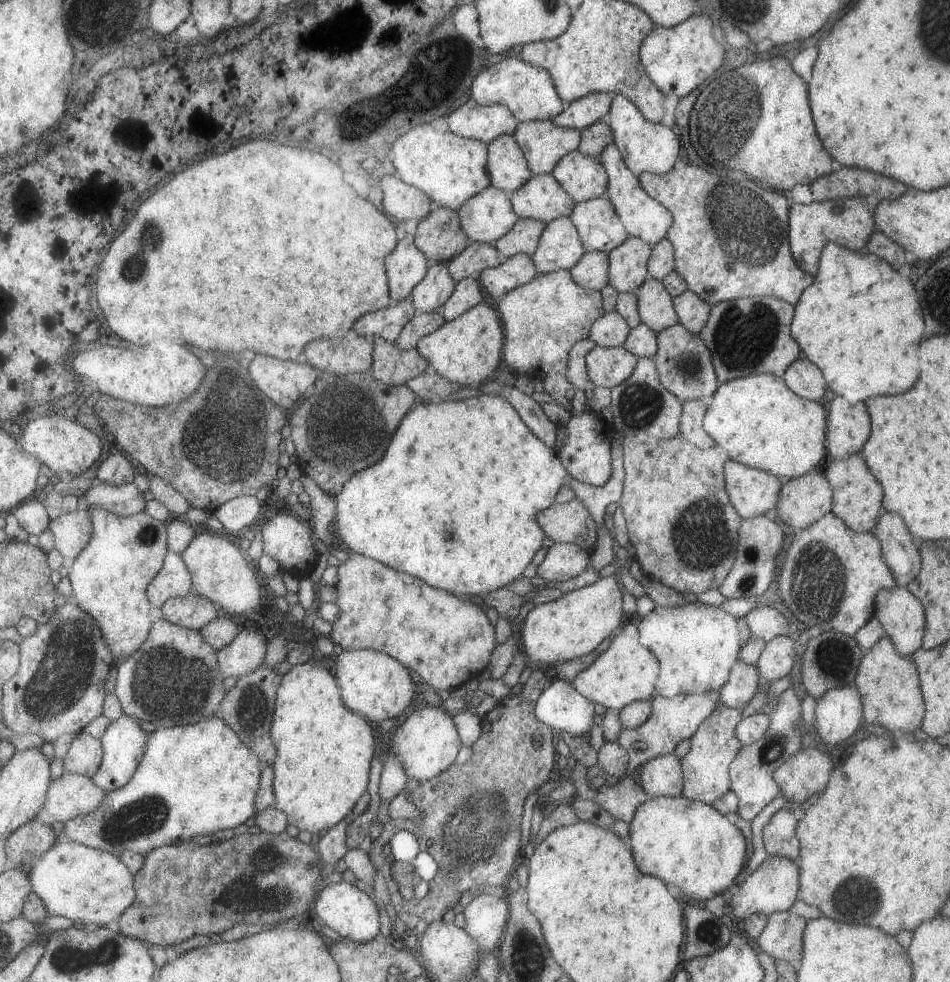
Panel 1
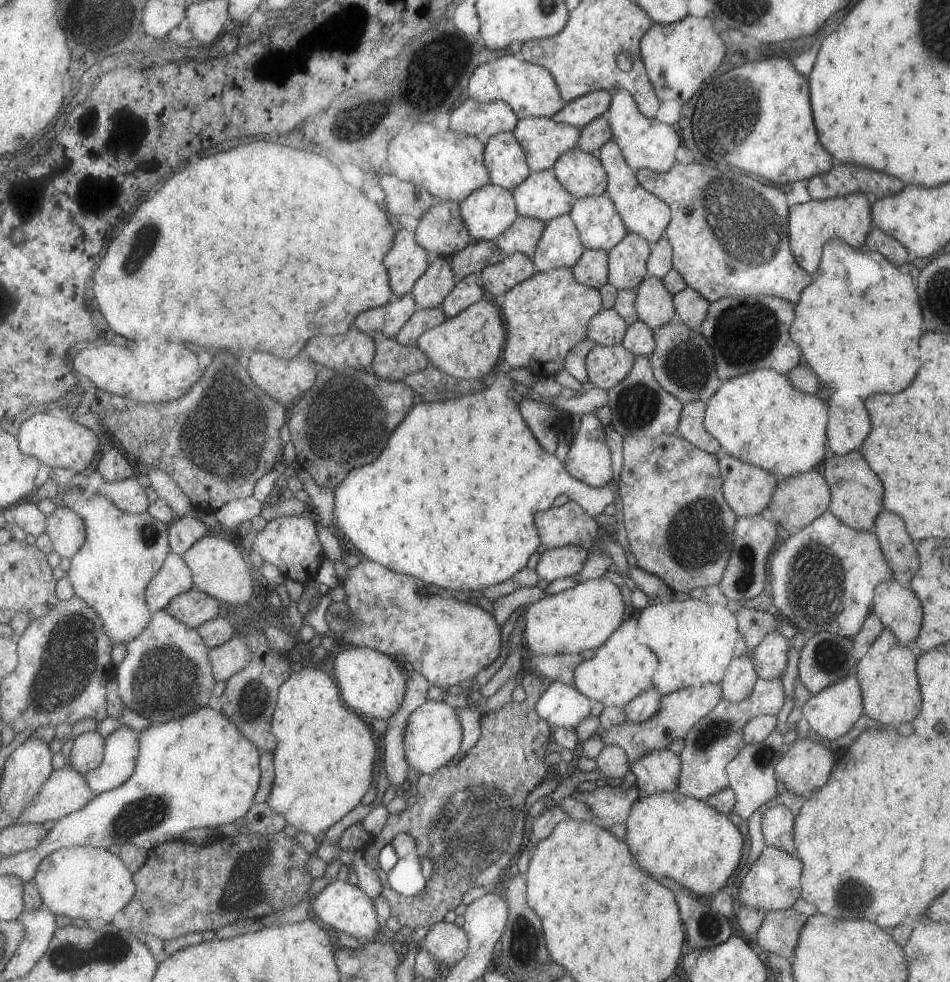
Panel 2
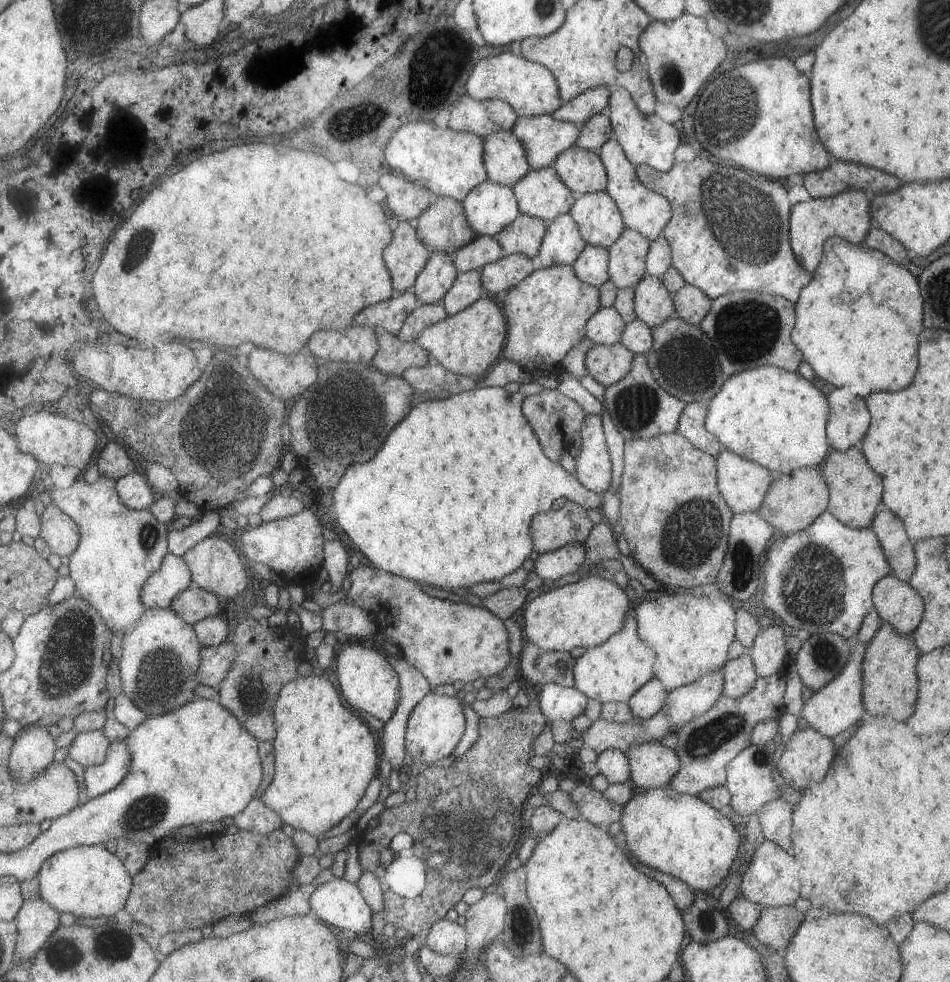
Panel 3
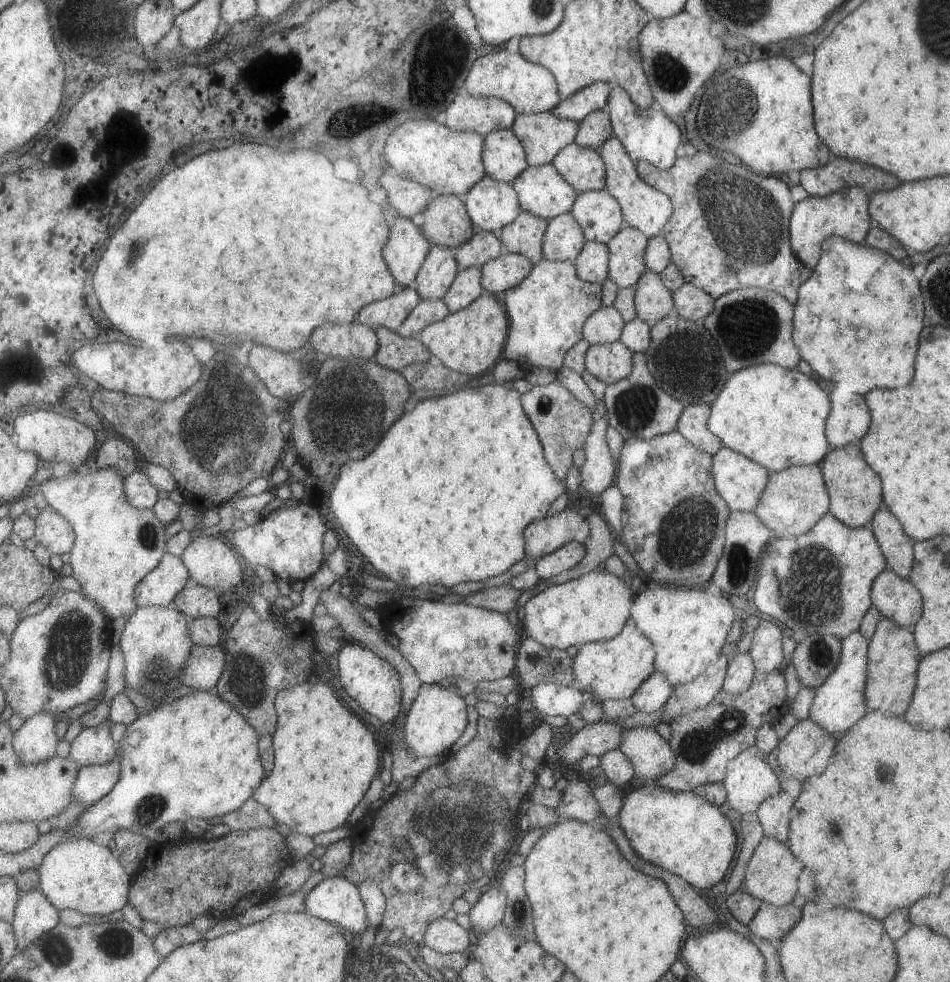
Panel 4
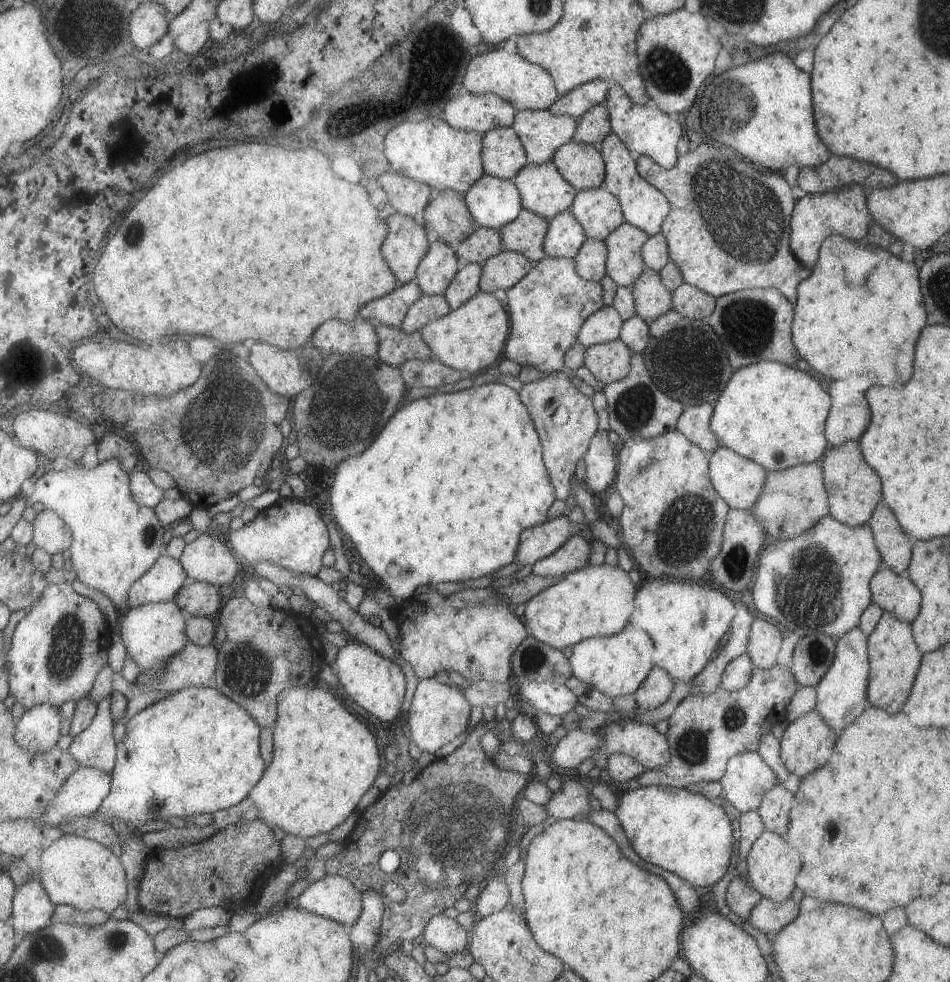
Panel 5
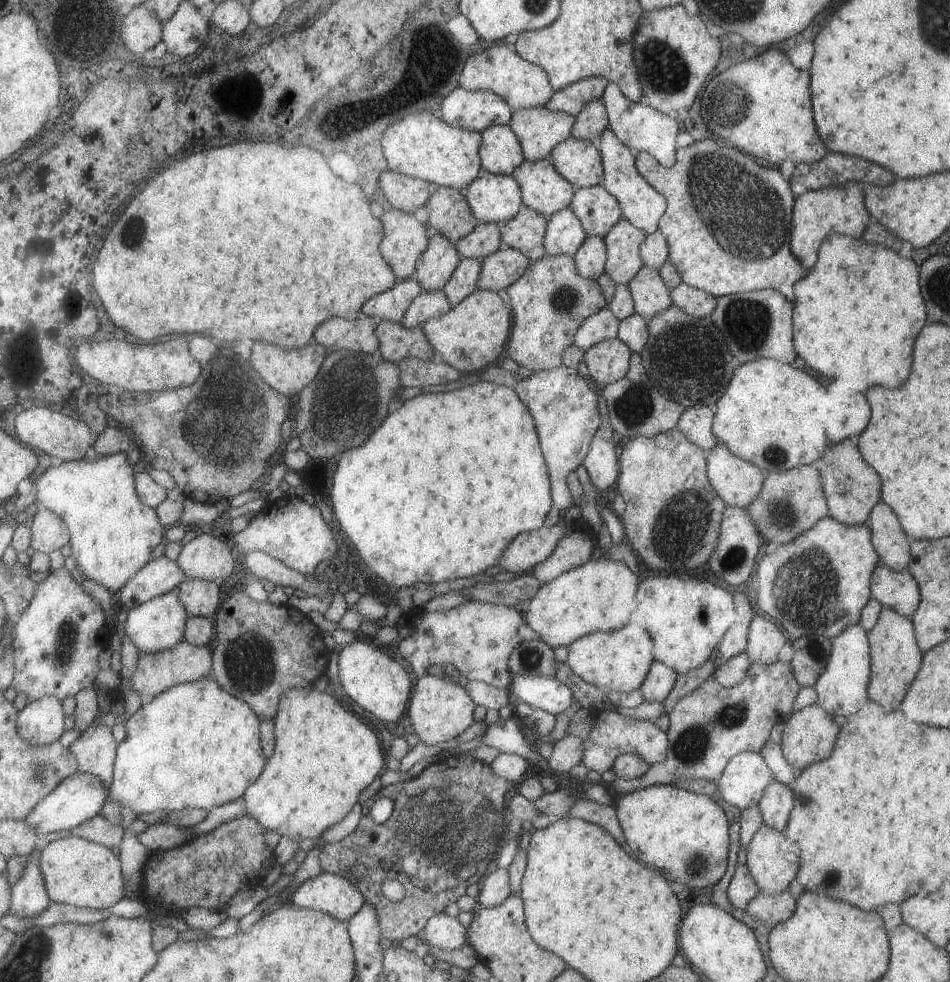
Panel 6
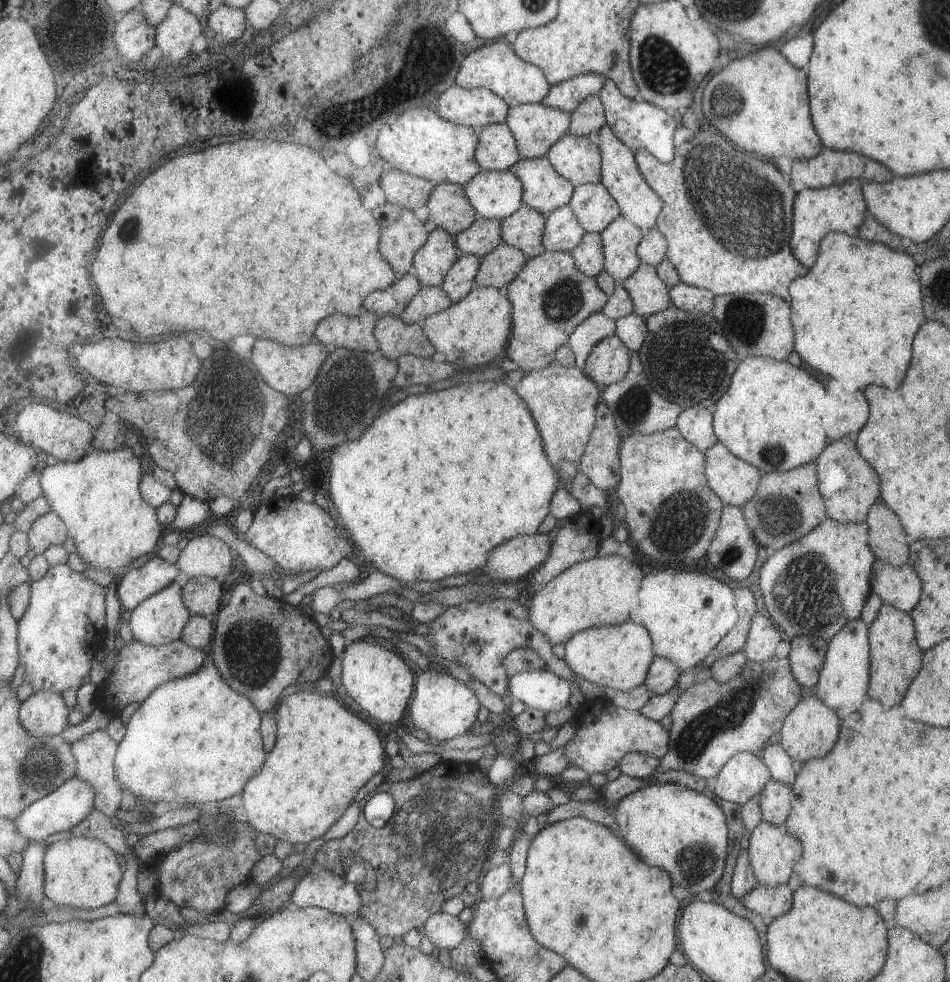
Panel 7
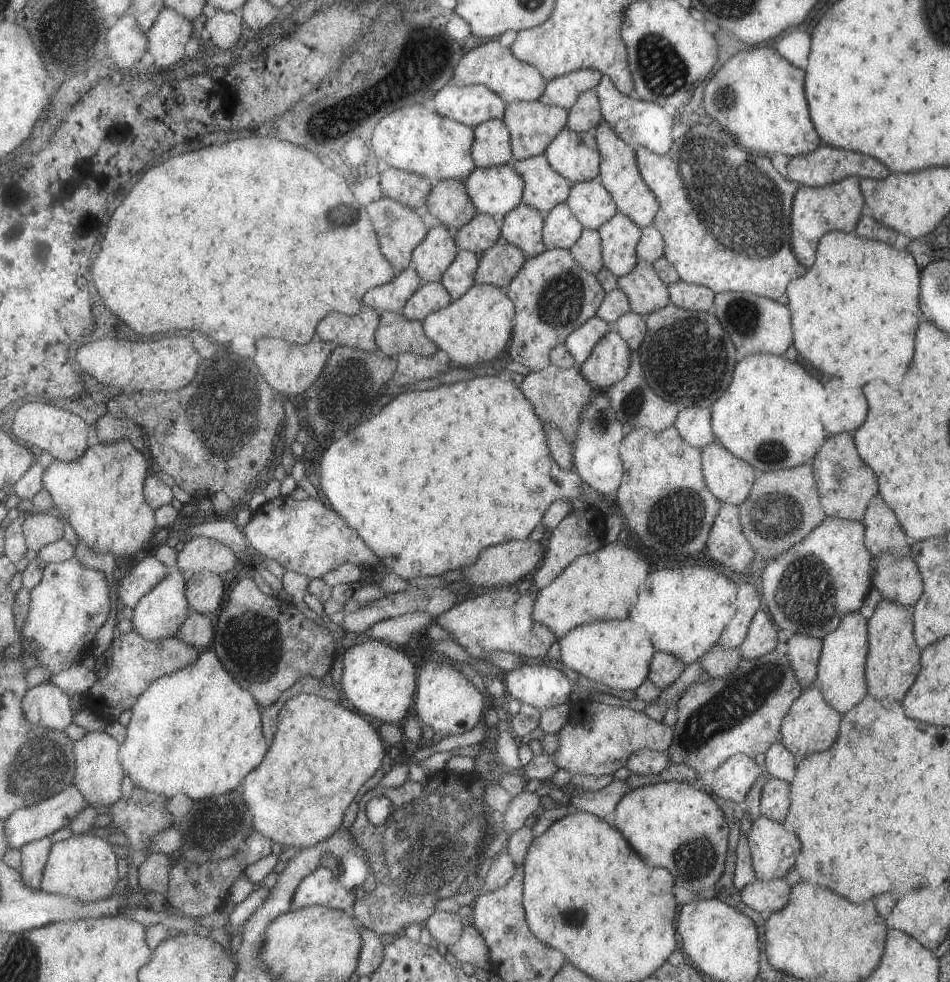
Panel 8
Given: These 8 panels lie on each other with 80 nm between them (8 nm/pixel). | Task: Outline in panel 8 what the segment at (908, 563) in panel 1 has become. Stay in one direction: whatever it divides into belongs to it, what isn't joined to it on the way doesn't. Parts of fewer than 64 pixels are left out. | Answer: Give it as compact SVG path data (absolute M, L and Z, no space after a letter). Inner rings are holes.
M877 494L867 503L864 517L864 545L873 557L888 553L895 557L910 556L910 545L893 511Z

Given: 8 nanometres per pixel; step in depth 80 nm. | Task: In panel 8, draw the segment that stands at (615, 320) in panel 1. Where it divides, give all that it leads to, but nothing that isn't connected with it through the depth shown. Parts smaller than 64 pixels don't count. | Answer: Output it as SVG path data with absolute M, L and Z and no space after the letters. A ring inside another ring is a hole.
M593 315L565 337L563 344L574 358L576 366L579 366L586 359L586 356L589 356L594 344L597 344L601 336L612 329L608 322Z

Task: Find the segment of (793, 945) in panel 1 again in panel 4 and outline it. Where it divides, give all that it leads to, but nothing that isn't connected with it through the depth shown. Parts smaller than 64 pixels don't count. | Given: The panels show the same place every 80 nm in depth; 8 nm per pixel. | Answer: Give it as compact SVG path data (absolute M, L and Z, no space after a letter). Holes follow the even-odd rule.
M762 902L746 927L761 940L777 944L797 924L801 913L792 903L776 907Z

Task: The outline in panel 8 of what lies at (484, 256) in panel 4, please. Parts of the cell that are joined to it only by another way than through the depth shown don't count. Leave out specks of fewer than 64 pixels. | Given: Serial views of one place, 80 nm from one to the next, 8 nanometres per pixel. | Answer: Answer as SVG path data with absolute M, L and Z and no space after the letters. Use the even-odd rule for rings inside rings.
M477 212L467 224L452 231L452 235L458 250L465 249L474 252L477 256L502 241L499 219Z

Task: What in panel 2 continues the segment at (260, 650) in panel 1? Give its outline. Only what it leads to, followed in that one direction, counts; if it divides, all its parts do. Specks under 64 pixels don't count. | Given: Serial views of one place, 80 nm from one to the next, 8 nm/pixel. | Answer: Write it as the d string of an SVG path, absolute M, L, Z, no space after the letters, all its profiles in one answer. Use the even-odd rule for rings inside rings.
M236 632L226 643L208 650L214 679L226 681L232 674L247 666L250 659L250 646L246 638Z

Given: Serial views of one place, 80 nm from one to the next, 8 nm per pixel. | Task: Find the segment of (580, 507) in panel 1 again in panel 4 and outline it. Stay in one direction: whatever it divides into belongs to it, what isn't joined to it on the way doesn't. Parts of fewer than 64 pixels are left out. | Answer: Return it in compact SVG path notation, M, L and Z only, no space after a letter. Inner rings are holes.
M570 501L569 506L554 515L532 520L523 531L525 559L537 560L557 550L567 542L582 543L589 536L589 525L578 512L578 501Z

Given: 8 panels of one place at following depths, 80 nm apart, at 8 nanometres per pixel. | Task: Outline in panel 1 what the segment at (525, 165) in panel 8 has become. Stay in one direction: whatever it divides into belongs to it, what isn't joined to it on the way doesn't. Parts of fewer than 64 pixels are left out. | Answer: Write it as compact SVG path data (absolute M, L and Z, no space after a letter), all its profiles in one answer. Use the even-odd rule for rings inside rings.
M551 173L533 175L517 190L510 192L508 199L517 218L544 223L557 217L567 218L575 204Z

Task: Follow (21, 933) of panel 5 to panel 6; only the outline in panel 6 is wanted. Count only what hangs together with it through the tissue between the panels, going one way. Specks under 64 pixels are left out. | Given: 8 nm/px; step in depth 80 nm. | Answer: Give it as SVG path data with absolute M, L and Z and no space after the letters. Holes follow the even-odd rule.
M35 850L28 858L26 873L23 878L15 881L12 886L12 907L15 910L15 916L18 918L33 919L39 914L43 914L51 906L51 897L46 887L46 880L41 870L41 852Z

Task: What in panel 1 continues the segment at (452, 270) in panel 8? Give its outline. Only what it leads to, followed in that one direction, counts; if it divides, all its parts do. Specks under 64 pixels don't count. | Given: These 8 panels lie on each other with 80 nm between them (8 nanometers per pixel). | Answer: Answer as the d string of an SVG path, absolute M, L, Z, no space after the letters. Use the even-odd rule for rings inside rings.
M475 277L461 279L454 286L453 293L440 309L444 321L454 320L457 316L467 312L467 310L478 305L483 300Z

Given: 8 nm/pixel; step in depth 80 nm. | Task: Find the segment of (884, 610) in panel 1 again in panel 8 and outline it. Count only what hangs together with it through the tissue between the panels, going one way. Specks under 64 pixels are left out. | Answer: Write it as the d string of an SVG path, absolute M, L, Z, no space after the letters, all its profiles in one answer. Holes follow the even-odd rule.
M881 553L876 557L872 557L870 561L873 566L872 577L870 578L872 587L876 588L883 598L893 601L902 607L912 608L921 596L922 578L910 556L901 559L888 553Z

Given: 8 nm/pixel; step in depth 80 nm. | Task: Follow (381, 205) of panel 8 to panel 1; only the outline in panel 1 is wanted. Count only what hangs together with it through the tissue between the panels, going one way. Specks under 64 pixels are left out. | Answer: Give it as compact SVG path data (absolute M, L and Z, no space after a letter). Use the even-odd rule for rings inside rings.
M405 235L399 242L396 242L393 251L384 257L388 294L392 303L401 302L410 297L412 289L423 280L428 266L423 252L417 250L417 246L414 244L414 236Z

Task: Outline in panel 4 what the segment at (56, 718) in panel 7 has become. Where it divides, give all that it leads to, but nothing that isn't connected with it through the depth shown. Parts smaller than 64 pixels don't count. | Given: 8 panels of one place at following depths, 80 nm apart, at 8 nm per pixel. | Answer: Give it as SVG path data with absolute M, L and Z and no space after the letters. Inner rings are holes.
M37 713L18 730L14 738L17 756L26 765L44 763L57 754L57 744L61 739L57 732L57 722L53 714Z

